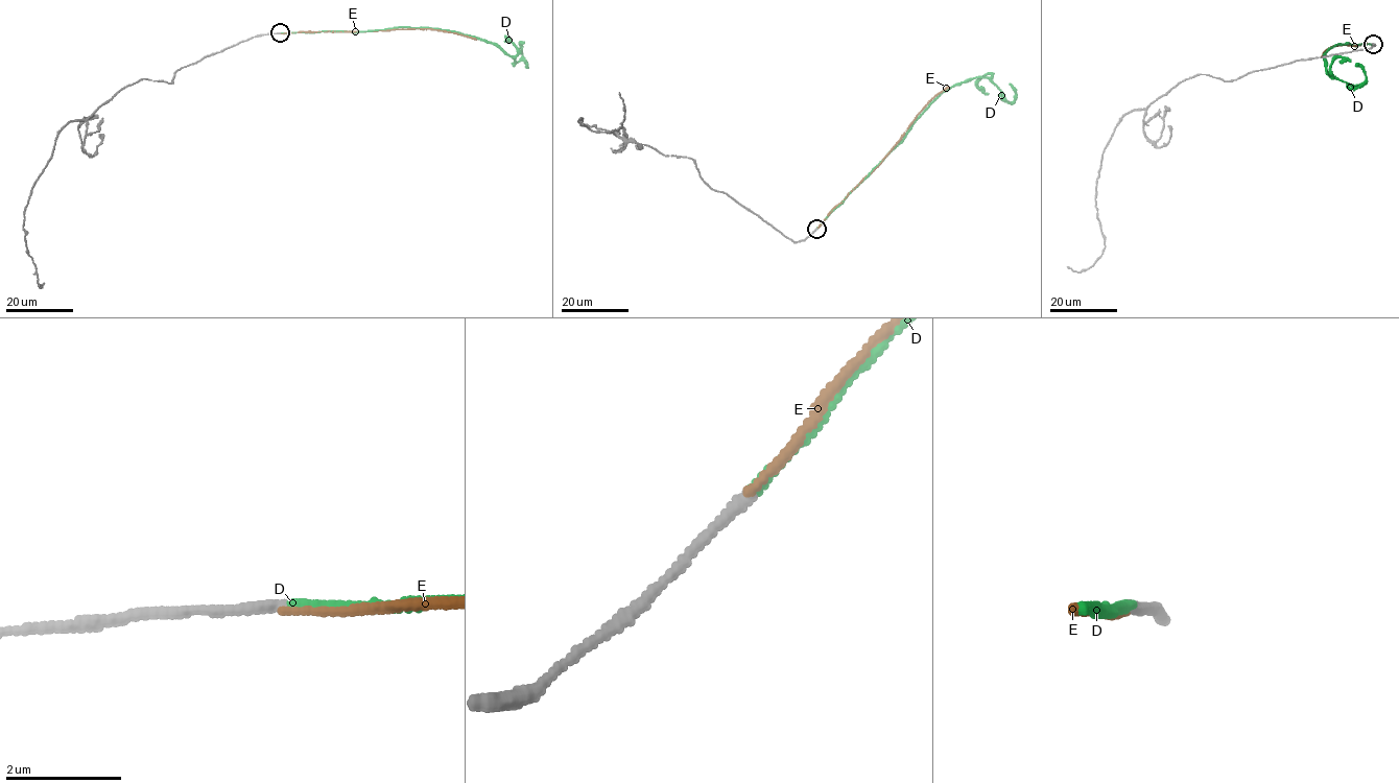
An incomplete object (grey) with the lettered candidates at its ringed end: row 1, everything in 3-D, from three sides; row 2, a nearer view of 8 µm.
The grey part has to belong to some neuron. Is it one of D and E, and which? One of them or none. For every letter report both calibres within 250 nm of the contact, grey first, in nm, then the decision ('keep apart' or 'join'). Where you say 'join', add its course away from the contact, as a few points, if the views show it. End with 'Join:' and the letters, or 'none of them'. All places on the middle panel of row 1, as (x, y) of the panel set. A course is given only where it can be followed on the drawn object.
D: 170/140 nm | join | via (816, 229), (895, 148), (917, 117), (940, 94), (974, 77), (986, 77), (1012, 103), (1015, 90), (1010, 84)
E: 170/120 nm | keep apart
Join: D

